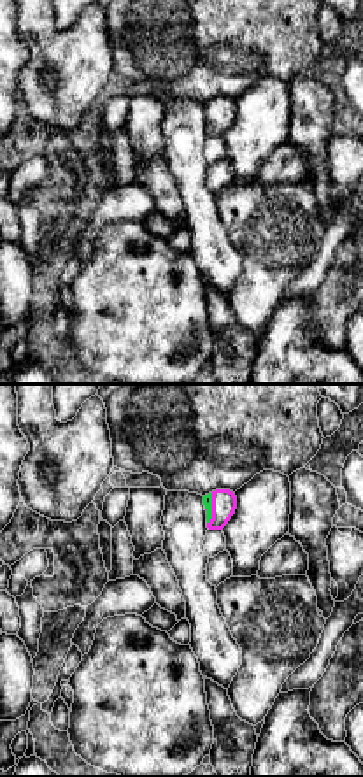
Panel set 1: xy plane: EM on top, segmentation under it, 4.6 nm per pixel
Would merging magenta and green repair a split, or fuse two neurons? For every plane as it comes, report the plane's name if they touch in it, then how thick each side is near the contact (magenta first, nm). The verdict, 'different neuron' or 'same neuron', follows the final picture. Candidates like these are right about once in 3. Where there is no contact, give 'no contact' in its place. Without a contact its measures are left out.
meets magenta in xy; 110 nm thick on the magenta side, 50 nm on the other

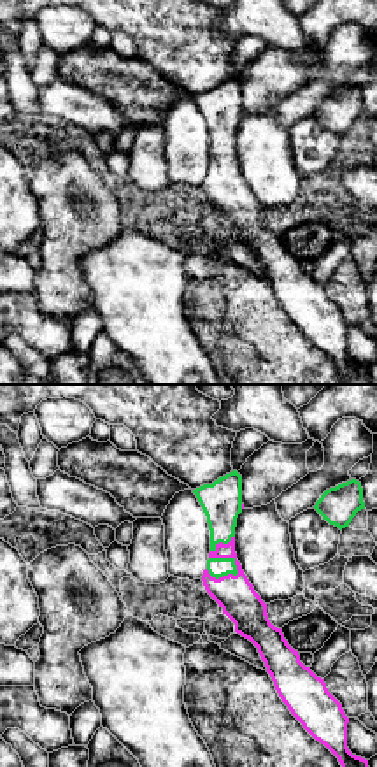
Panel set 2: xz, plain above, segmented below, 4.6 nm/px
meets magenta in xz; 170 nm thick on the magenta side, 90 nm on the other

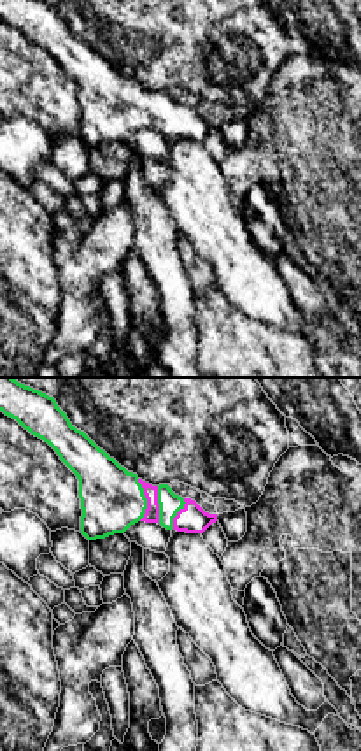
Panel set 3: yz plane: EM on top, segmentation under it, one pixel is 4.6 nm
meets magenta in yz; 70 nm thick on the magenta side, 280 nm on the other

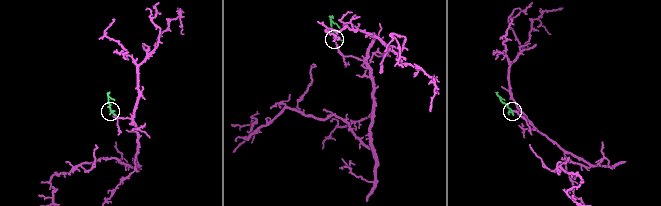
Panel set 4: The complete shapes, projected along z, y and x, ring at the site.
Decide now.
same neuron

